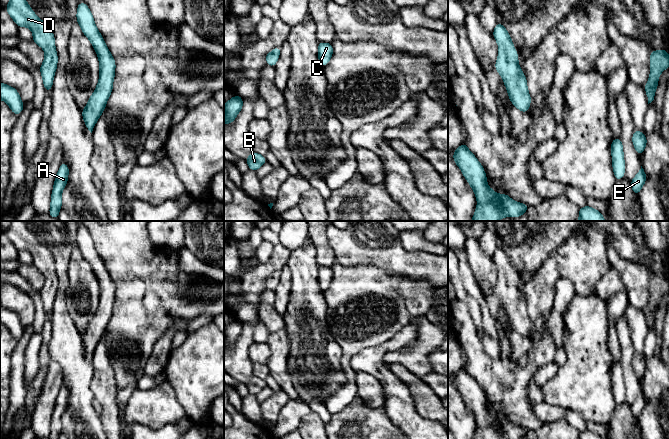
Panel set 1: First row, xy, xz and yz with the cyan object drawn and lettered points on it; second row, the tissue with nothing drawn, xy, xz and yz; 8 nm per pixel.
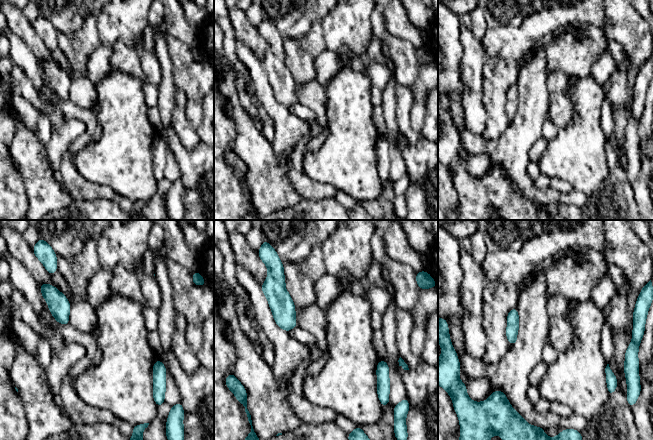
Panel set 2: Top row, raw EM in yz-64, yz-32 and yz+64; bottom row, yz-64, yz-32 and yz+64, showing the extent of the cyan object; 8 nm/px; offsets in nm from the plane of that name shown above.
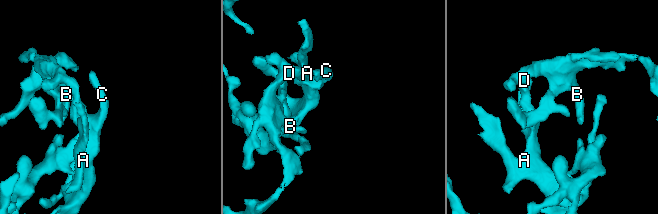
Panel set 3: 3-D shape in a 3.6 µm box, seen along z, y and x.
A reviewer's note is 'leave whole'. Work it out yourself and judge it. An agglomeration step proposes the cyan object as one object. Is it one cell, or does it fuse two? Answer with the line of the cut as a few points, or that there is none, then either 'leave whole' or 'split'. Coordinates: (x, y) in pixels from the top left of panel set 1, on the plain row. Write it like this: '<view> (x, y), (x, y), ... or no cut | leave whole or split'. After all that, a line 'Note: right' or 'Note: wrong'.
no cut | leave whole
Note: right

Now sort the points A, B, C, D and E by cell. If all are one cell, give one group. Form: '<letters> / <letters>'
A B C D E

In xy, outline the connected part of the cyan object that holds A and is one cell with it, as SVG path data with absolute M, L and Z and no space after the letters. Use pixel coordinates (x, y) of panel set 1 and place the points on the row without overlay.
M63 385L56 398L53 415L51 418L51 428L49 439L59 439L59 435L62 430L62 415L65 412L68 405L69 391Z

